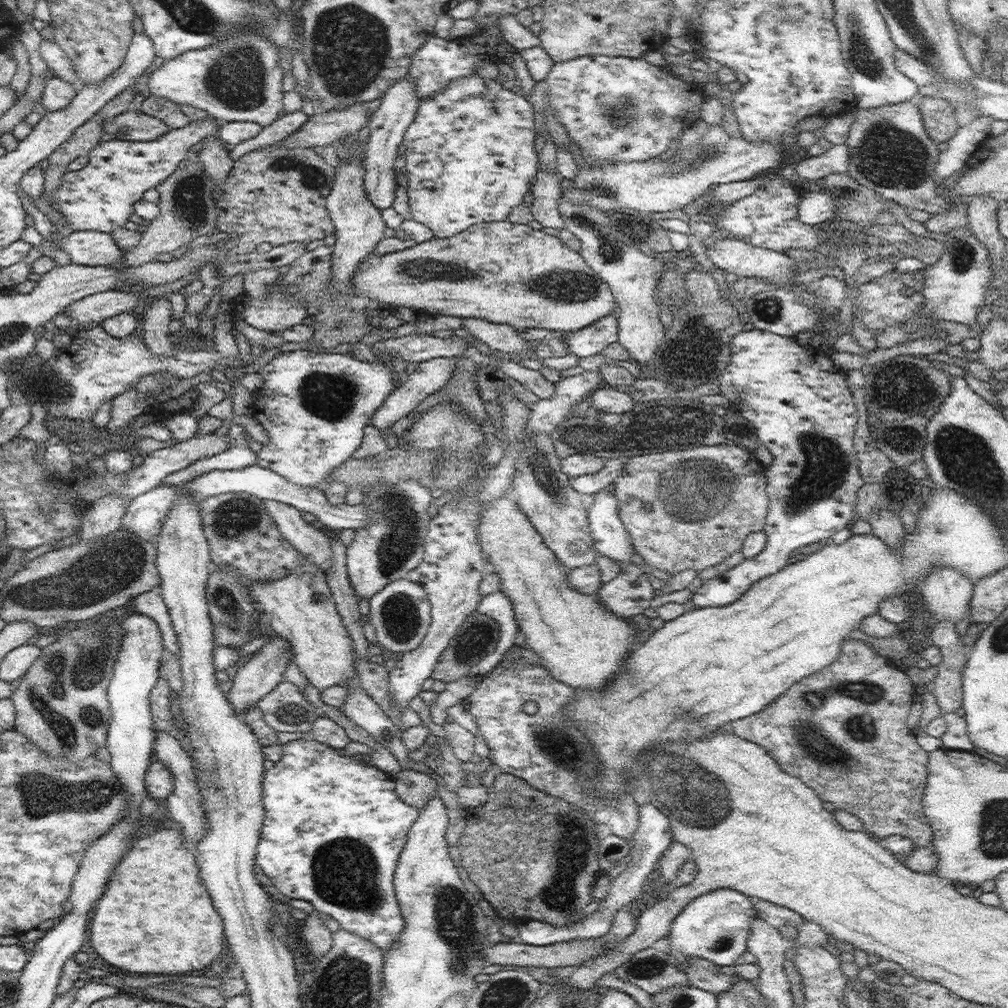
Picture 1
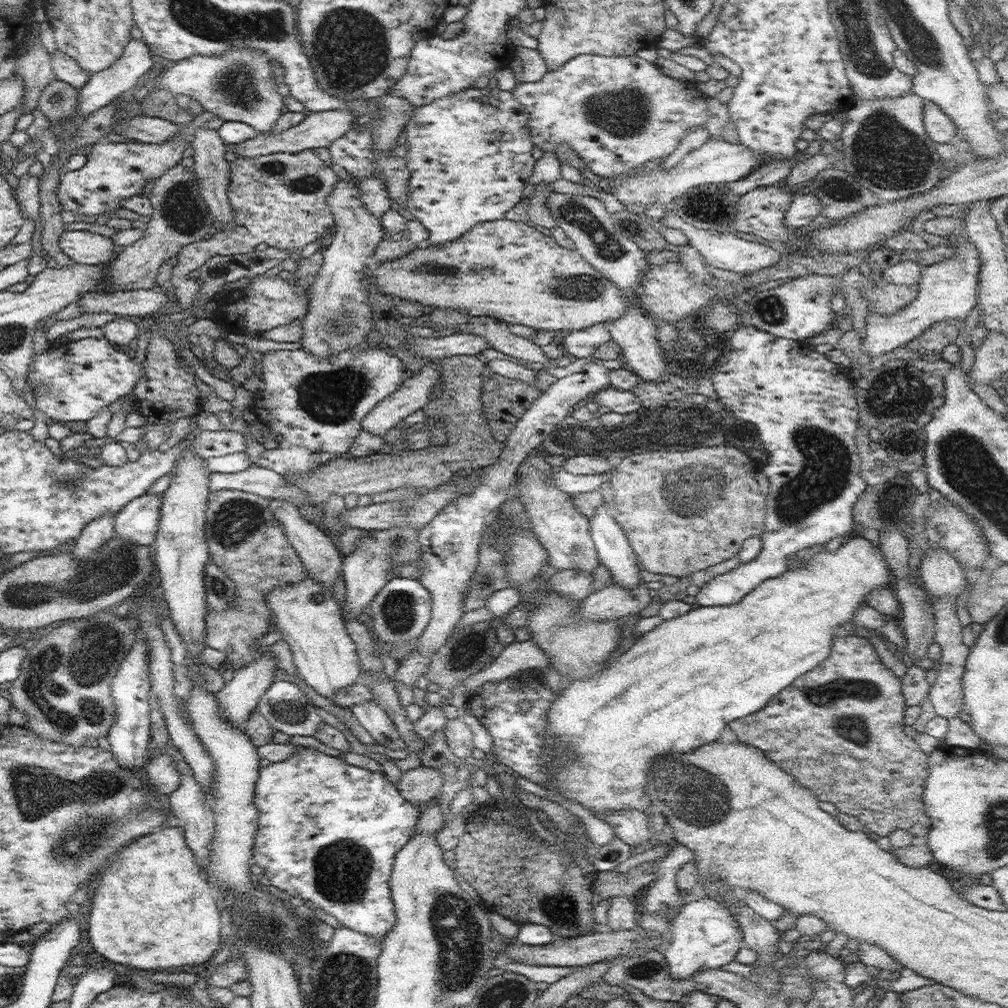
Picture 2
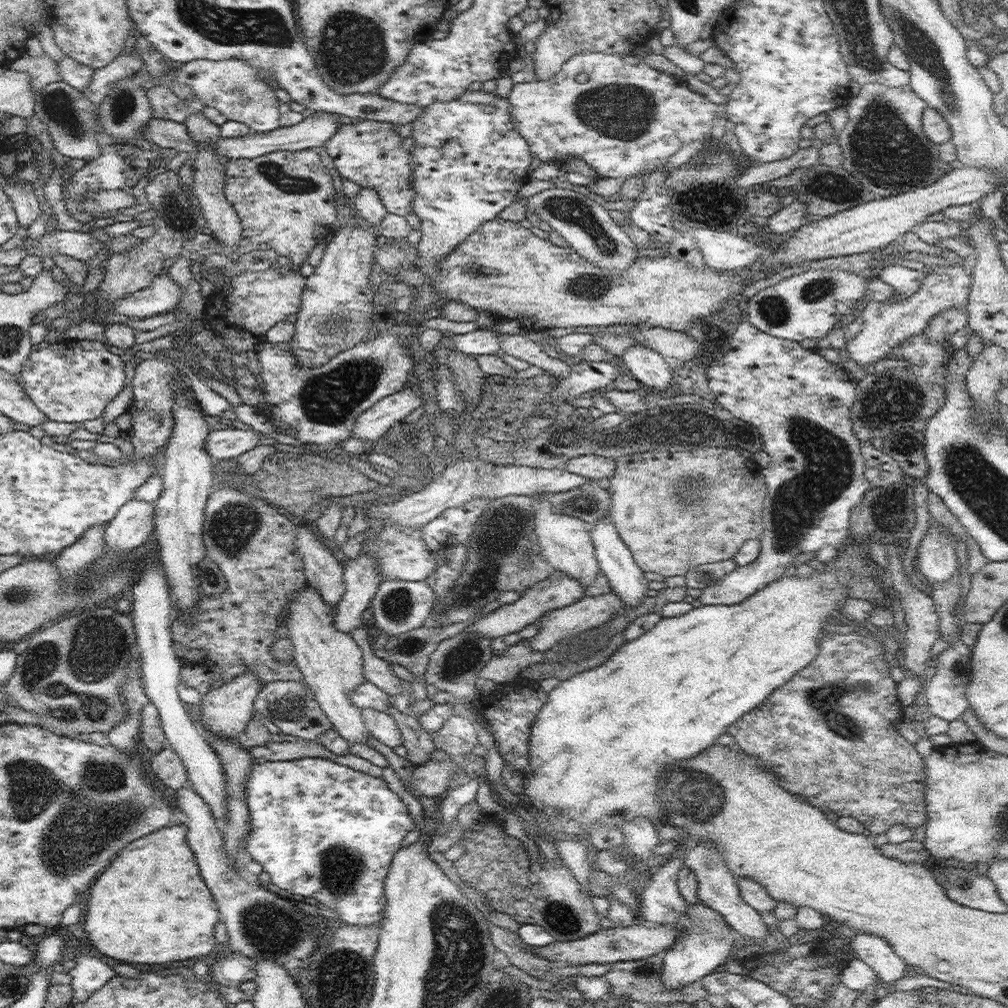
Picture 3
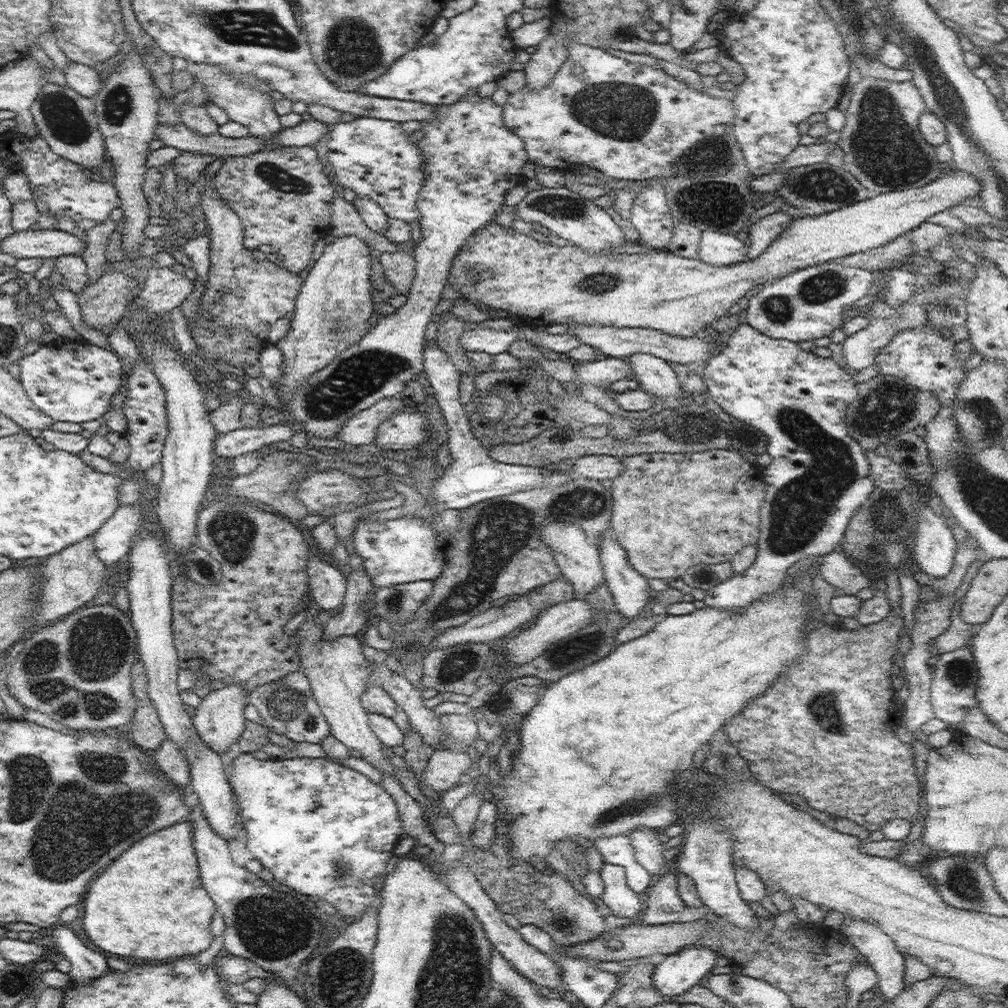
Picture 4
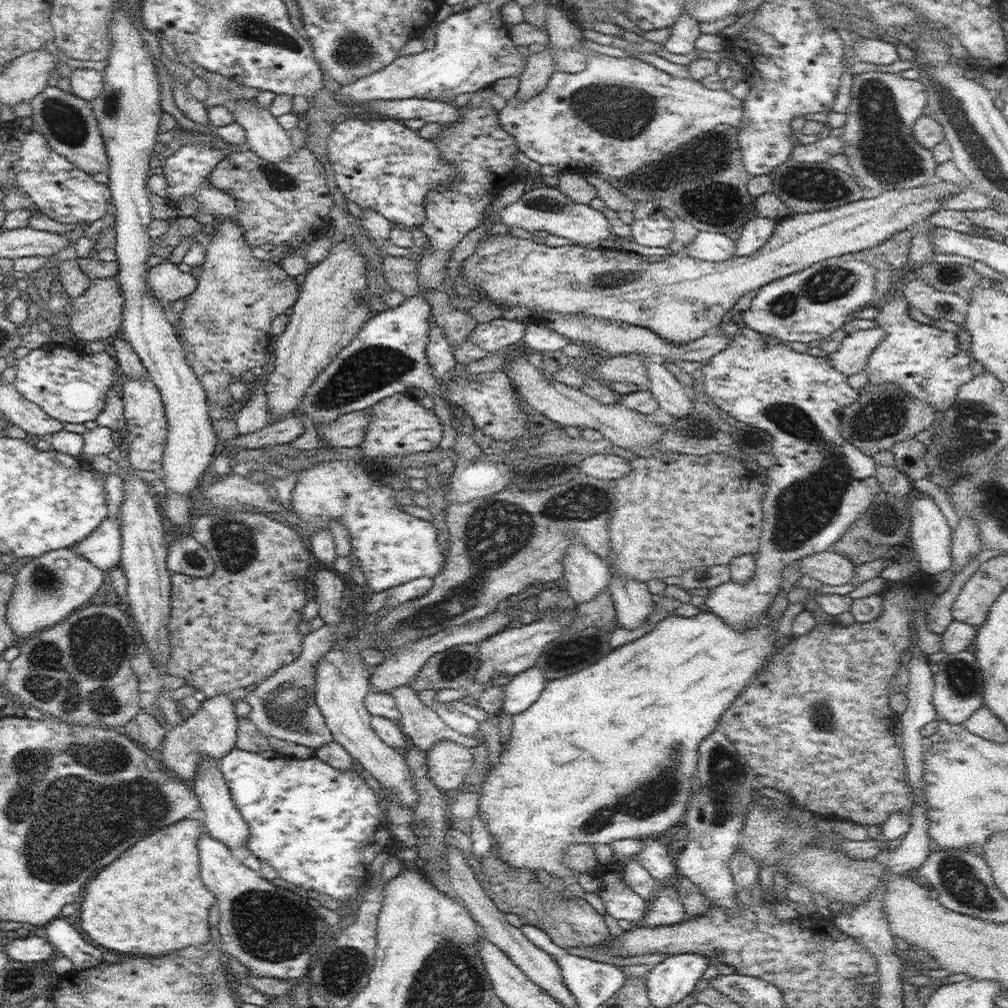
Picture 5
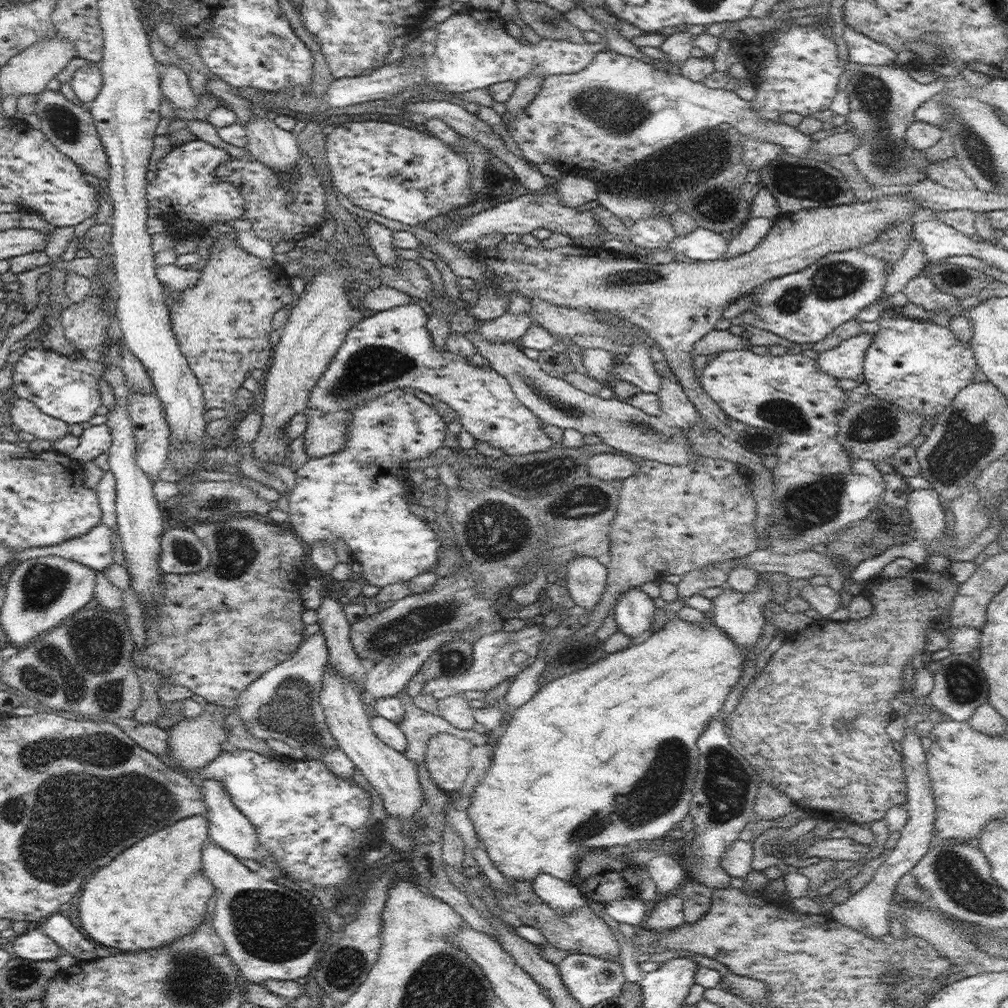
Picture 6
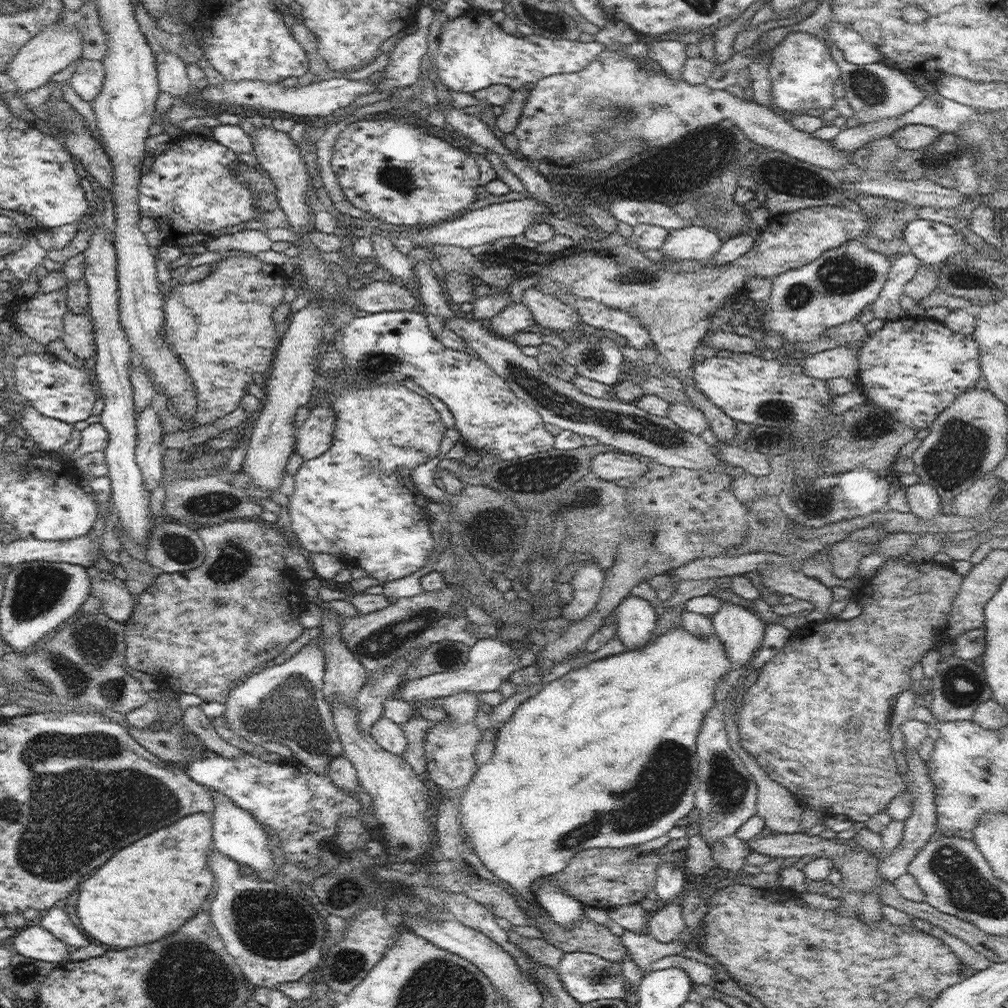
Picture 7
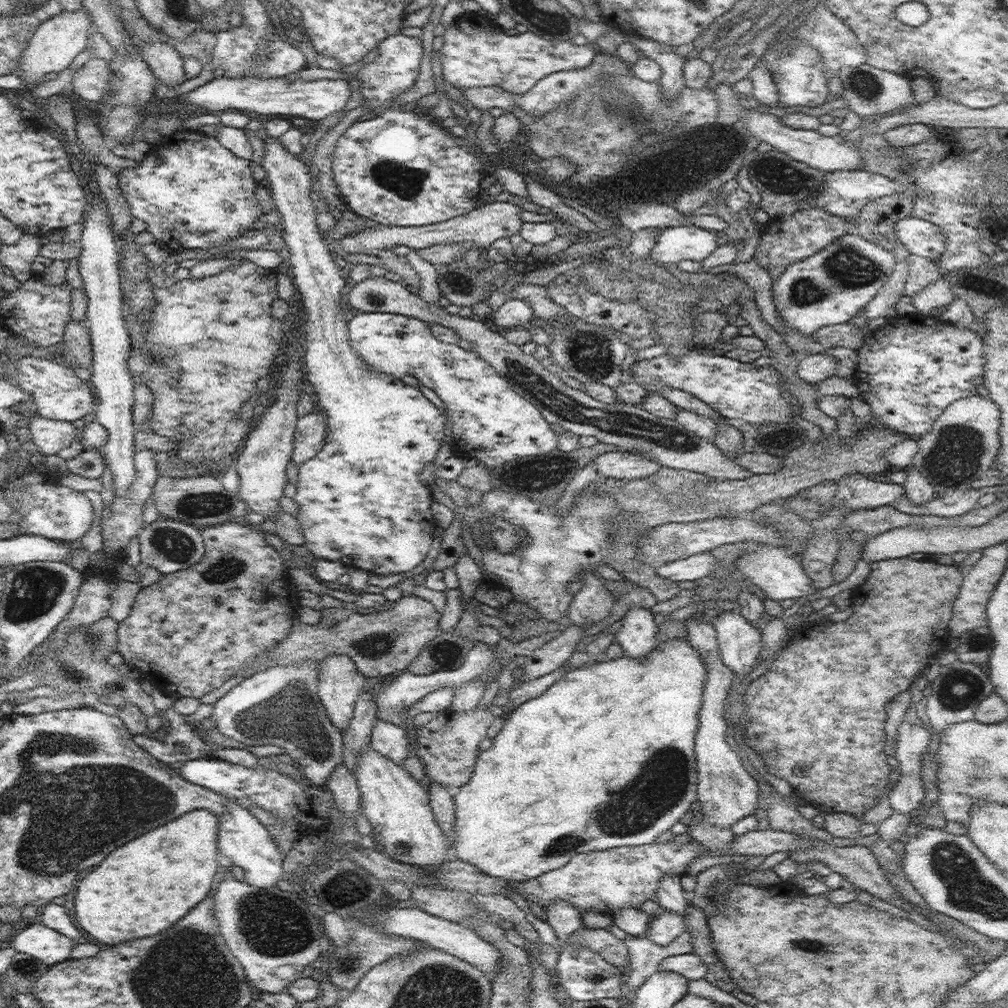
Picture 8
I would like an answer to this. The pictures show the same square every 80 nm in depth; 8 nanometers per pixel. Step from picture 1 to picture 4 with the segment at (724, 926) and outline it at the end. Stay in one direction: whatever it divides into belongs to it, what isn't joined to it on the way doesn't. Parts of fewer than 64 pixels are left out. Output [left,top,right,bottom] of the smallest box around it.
[652,945,720,1001]

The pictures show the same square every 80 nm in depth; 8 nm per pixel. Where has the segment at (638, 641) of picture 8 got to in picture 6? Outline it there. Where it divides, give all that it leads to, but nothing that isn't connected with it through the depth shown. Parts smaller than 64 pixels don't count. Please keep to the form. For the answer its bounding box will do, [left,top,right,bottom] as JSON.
[612,587,657,641]

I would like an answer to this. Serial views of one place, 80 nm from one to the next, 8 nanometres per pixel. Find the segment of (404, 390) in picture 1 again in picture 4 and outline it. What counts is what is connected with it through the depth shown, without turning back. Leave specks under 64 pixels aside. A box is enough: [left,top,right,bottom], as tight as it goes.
[336,396,404,446]

